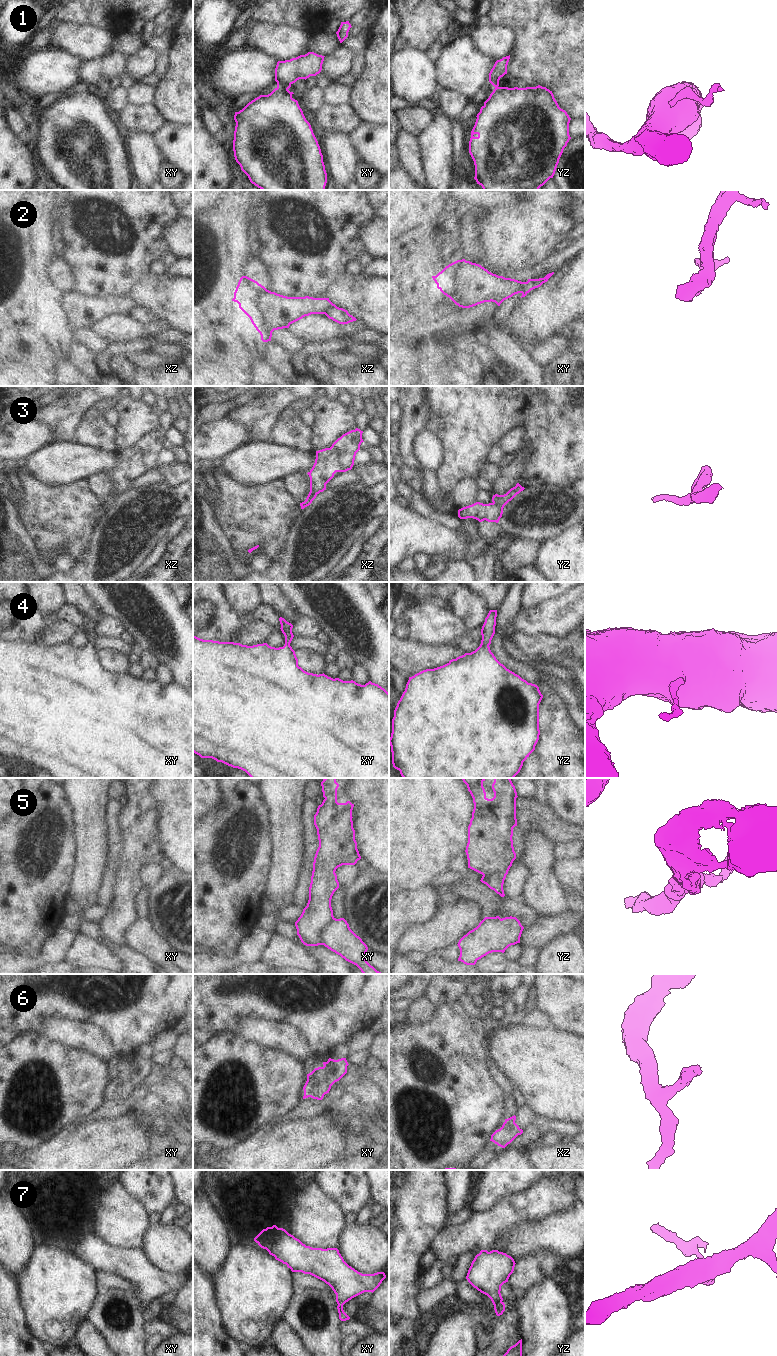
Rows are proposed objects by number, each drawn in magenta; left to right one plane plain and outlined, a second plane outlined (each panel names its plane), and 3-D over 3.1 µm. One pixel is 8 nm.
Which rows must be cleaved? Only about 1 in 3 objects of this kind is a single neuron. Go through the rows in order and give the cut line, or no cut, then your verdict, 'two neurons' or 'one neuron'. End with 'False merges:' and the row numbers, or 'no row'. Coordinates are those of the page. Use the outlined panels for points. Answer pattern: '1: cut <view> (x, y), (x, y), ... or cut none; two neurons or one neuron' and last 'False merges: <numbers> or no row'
1: cut xy (277, 86), (287, 89); two neurons
2: cut xz (335, 305), (323, 313); two neurons
3: cut yz (493, 502), (505, 504); two neurons
4: cut none; one neuron
5: cut xy (334, 918), (322, 931), (321, 944); two neurons
6: cut none; one neuron
7: cut none; one neuron
False merges: 1, 2, 3, 5

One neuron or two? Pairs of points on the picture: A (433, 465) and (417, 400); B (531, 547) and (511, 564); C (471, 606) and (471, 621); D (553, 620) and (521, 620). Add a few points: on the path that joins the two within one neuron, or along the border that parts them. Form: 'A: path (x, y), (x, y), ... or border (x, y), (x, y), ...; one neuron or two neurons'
A: border (426, 427), (415, 438), (413, 451); two neurons
B: path (526, 550), (516, 559); one neuron
C: path (471, 610), (471, 617); one neuron
D: path (545, 620), (529, 620); one neuron

